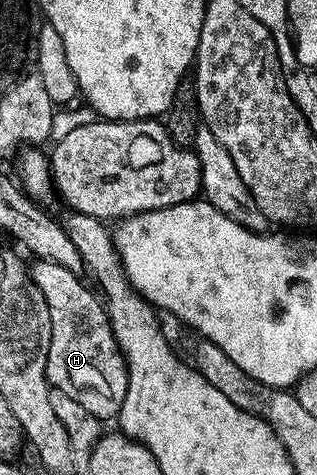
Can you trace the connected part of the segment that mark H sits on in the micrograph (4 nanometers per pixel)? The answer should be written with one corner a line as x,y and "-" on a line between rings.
41,259
32,262
29,270
41,297
45,297
45,305
49,305
51,340
47,382
54,390
69,393
73,401
89,409
89,413
100,421
114,420
125,401
127,363
115,340
102,298
90,286
87,288
76,272
56,263

